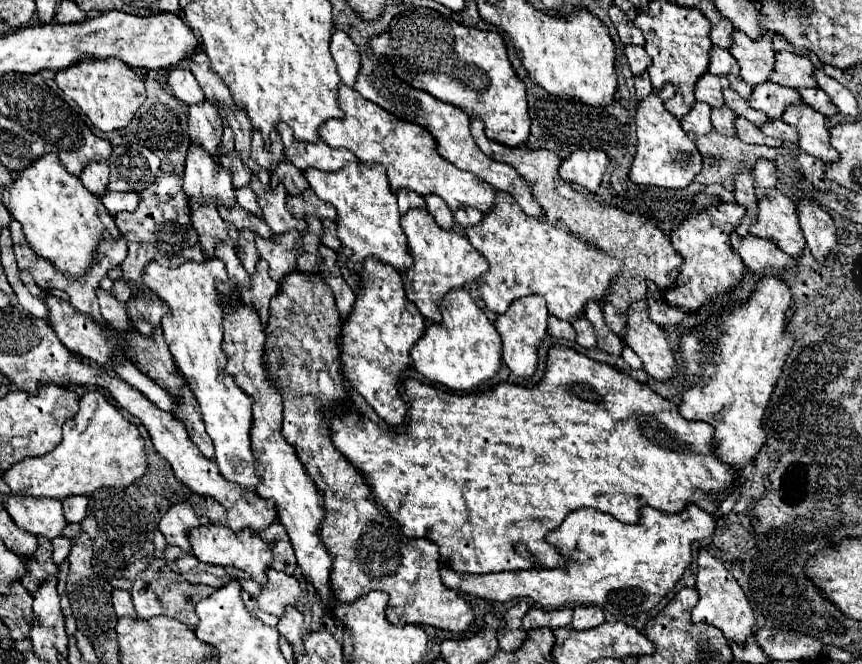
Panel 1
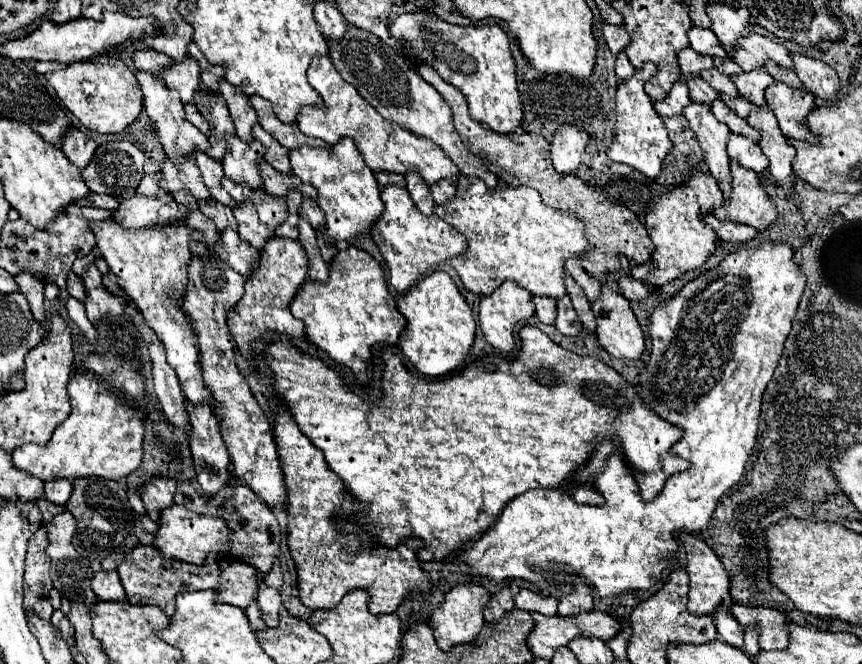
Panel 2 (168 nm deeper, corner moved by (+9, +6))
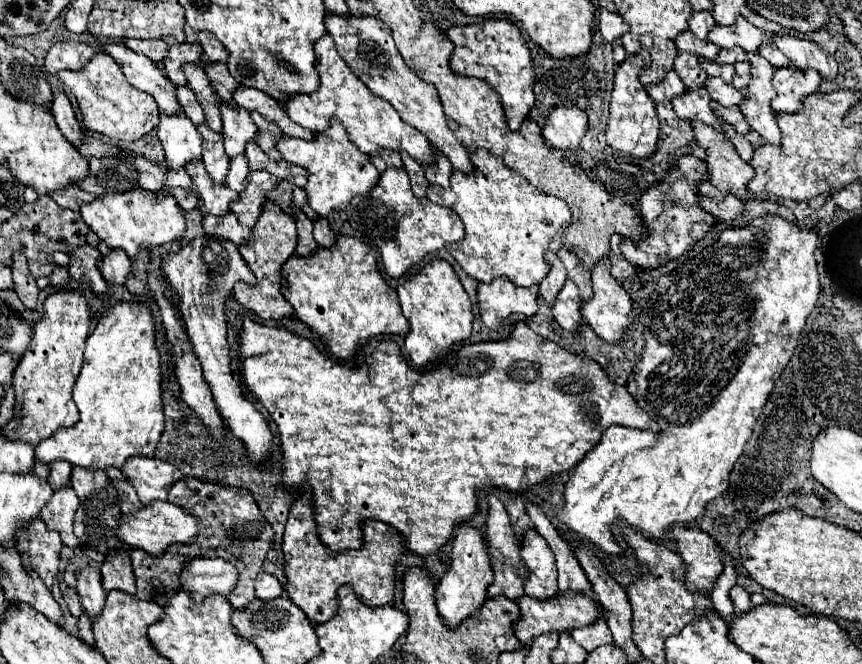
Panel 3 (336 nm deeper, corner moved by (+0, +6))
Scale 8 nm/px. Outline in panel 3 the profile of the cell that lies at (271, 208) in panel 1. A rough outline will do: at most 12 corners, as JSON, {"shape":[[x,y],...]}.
{"shape":[[221,106],[229,158],[245,154],[259,128],[243,108]]}

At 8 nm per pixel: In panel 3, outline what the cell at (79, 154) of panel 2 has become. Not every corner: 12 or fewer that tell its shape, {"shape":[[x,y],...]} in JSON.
{"shape":[[53,90],[53,116],[63,136],[83,144],[83,130],[63,90]]}

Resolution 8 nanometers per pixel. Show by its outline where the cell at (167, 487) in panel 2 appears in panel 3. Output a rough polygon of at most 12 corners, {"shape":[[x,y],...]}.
{"shape":[[157,458],[121,468],[139,500],[167,500],[175,468]]}

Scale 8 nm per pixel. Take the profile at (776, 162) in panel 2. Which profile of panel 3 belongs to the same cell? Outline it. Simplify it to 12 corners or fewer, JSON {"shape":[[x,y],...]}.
{"shape":[[751,62],[749,94],[739,104],[747,124],[779,146],[781,132],[771,108],[773,66]]}

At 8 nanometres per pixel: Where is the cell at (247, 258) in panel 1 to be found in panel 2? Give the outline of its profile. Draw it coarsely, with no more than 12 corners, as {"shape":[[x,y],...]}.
{"shape":[[210,198],[200,210],[212,218],[218,230],[234,228],[236,220],[230,206]]}

